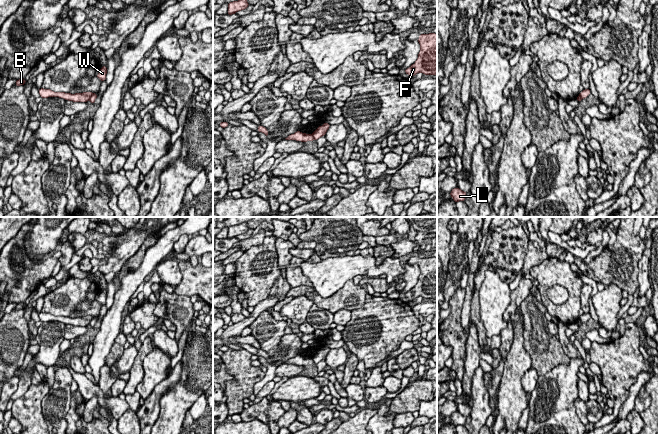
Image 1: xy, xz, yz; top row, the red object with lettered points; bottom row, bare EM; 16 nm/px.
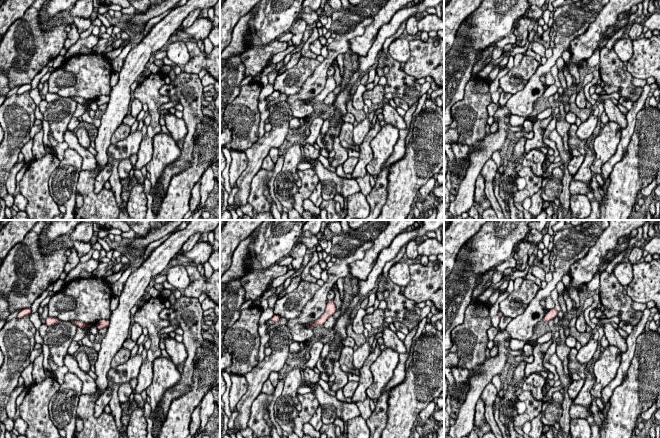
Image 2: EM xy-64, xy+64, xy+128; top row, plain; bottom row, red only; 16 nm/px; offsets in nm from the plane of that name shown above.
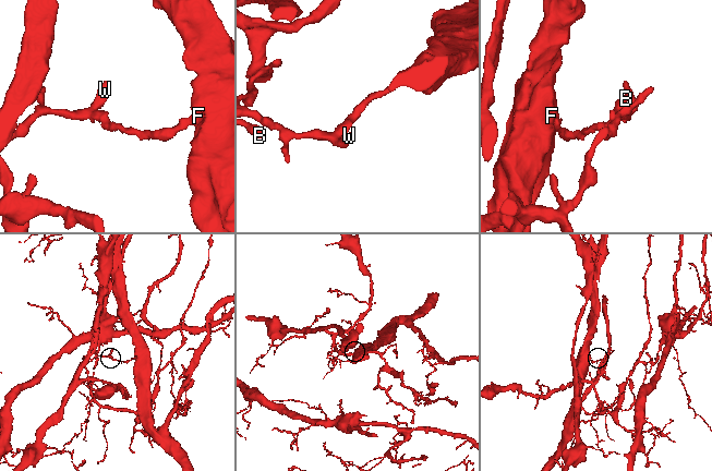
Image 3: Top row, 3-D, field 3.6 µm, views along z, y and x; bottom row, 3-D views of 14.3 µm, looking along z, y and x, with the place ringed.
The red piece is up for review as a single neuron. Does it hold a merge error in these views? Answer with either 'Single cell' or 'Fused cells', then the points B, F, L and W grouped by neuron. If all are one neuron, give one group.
Fused cells. Groups: B L W / F

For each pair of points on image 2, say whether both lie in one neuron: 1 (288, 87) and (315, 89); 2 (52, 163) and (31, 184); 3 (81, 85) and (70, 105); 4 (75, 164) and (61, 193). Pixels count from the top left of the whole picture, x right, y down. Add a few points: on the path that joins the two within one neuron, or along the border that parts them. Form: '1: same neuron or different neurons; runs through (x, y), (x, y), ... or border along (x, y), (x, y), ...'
1: different neurons; border along (316, 68), (302, 87), (296, 93), (288, 96)
2: same neuron; runs through (47, 168), (36, 179)
3: different neurons; border along (60, 96), (70, 97)
4: same neuron; runs through (68, 171), (63, 180), (63, 186)

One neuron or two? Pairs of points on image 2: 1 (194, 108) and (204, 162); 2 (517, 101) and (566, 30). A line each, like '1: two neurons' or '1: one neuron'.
1: two neurons
2: one neuron

